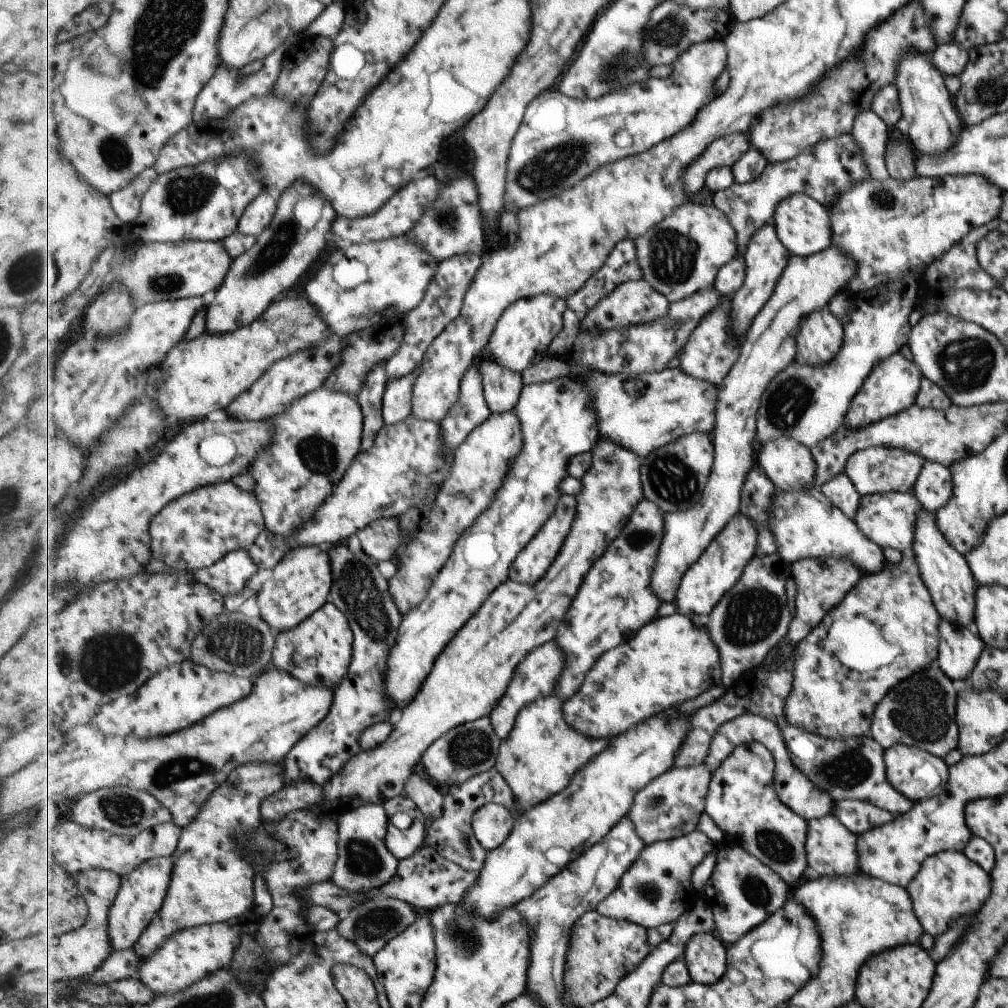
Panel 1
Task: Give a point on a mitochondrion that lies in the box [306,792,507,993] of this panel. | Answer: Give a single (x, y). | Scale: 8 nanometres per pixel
(463, 940)

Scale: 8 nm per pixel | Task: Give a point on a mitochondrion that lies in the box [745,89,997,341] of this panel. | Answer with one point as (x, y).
(883, 199)

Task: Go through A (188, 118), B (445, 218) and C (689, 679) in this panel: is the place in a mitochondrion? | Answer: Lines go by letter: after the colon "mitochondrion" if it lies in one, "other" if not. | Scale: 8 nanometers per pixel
A: other
B: mitochondrion
C: other

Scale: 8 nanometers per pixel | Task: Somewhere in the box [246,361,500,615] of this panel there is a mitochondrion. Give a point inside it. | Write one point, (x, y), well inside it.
(318, 455)

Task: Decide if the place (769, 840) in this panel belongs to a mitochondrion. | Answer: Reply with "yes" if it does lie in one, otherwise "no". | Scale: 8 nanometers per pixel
yes

